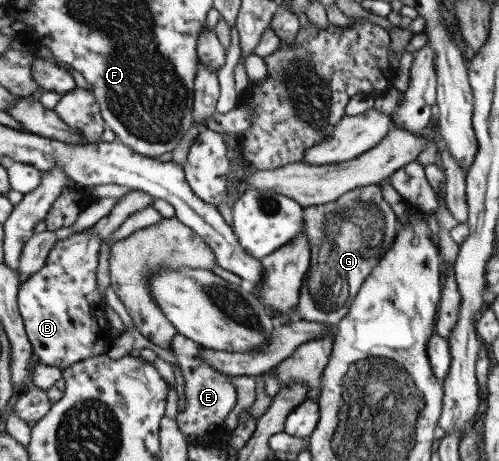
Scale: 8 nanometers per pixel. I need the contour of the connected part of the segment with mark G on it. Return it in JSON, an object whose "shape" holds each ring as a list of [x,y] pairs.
{"shape":[[[376,185],[357,187],[333,202],[303,208],[310,266],[304,275],[295,316],[306,322],[335,325],[347,312],[352,297],[395,236],[397,219]]]}

